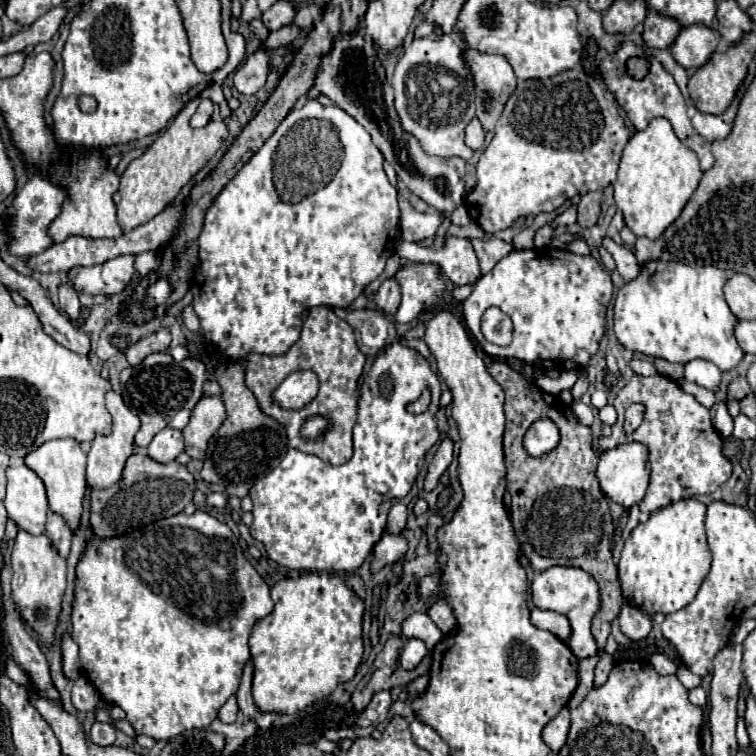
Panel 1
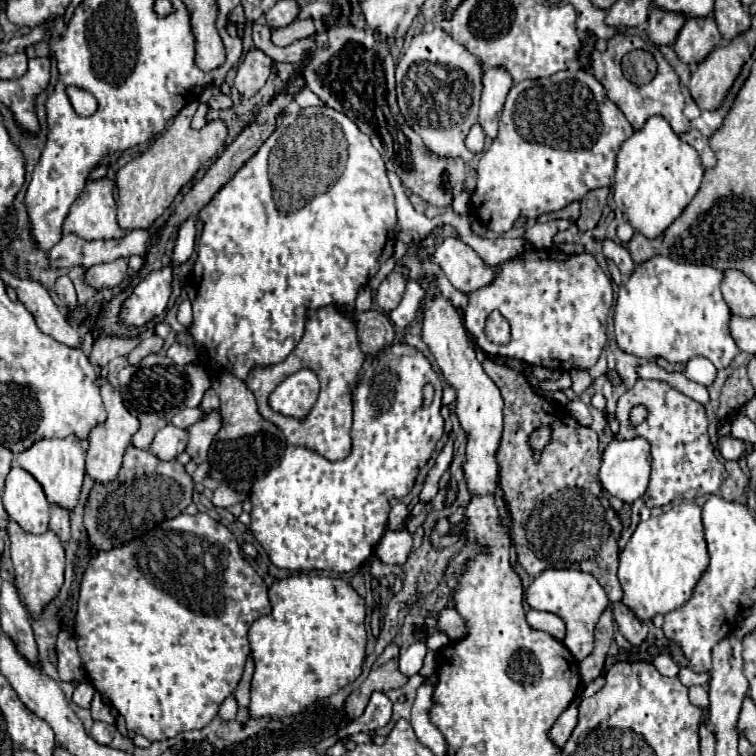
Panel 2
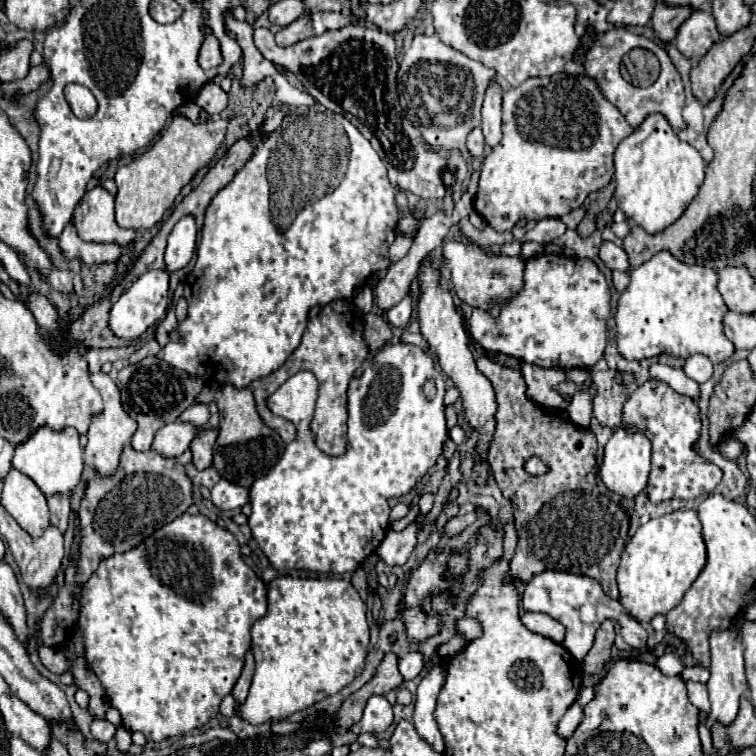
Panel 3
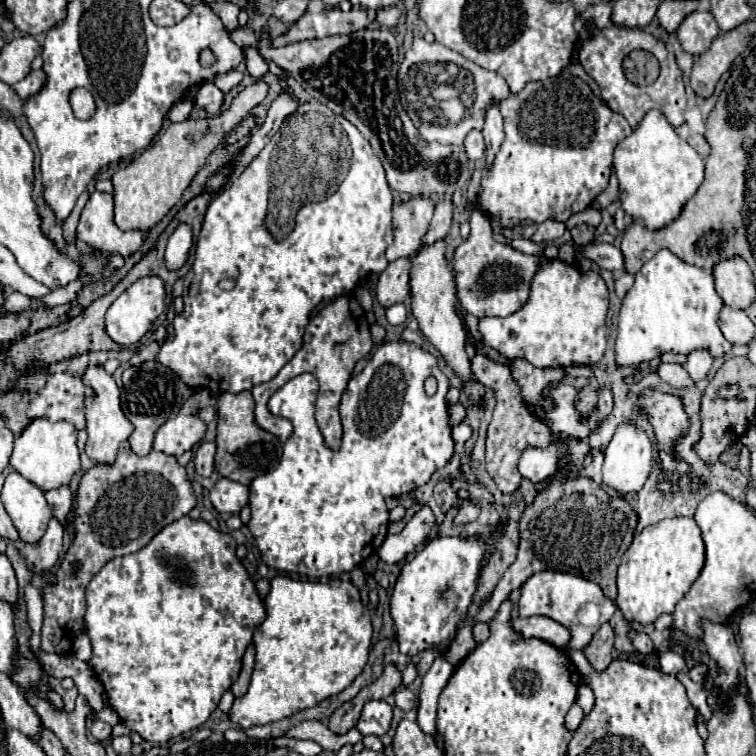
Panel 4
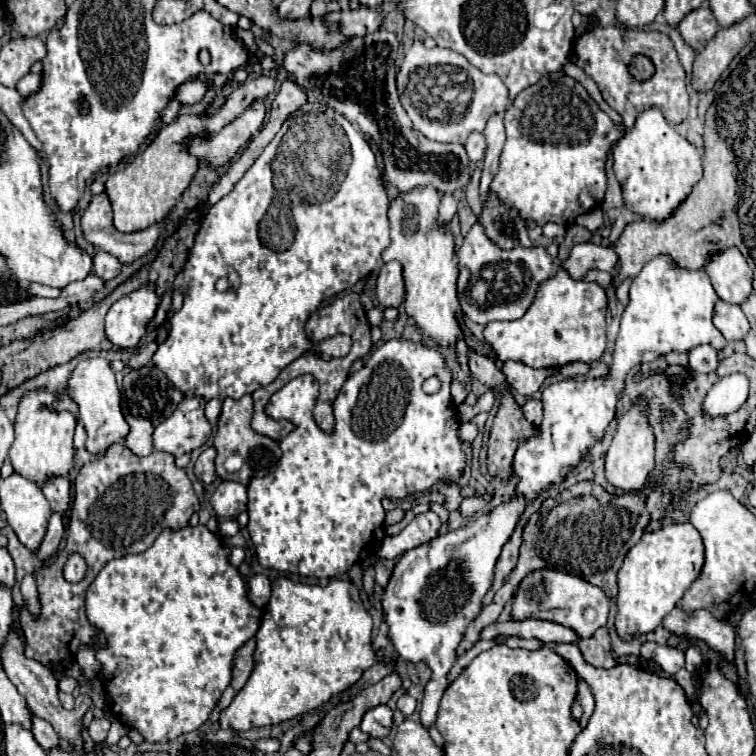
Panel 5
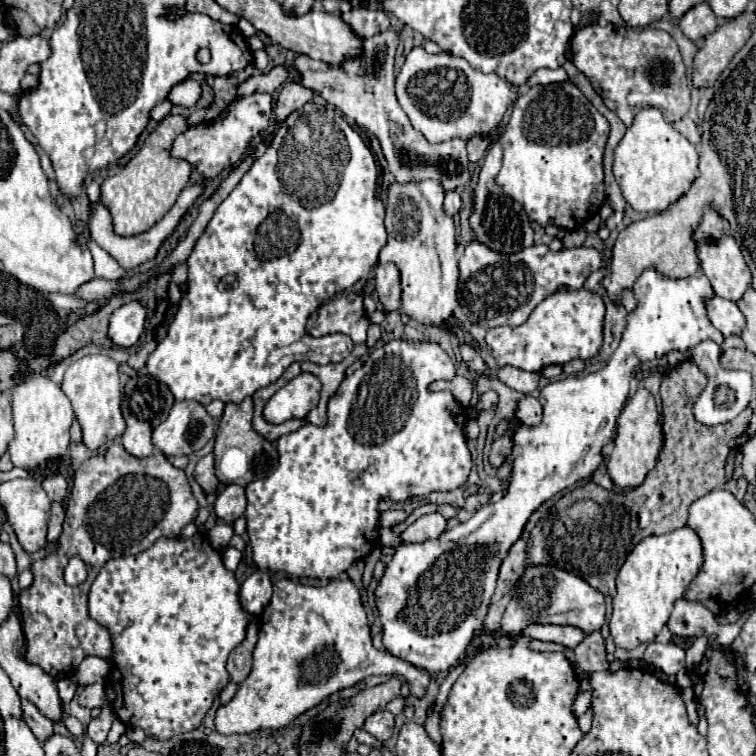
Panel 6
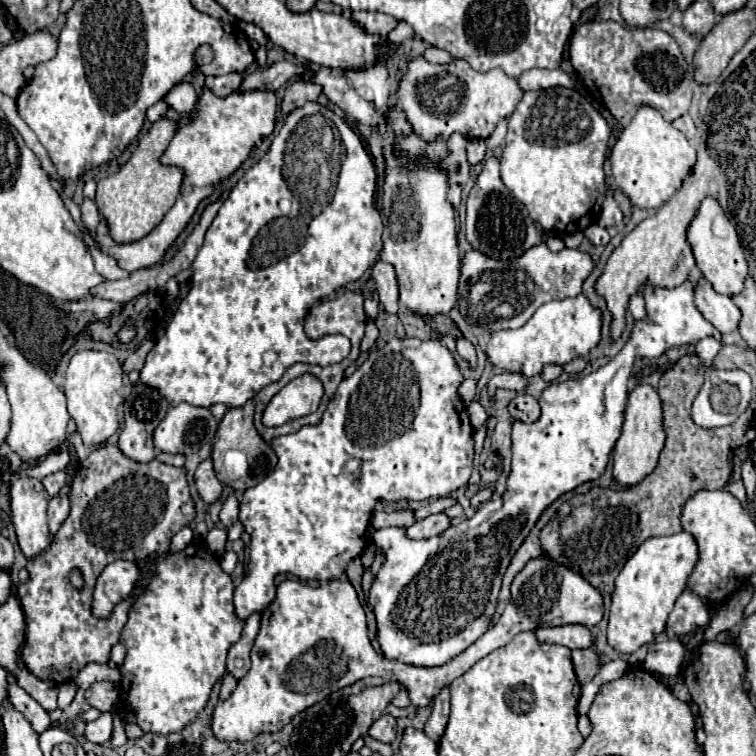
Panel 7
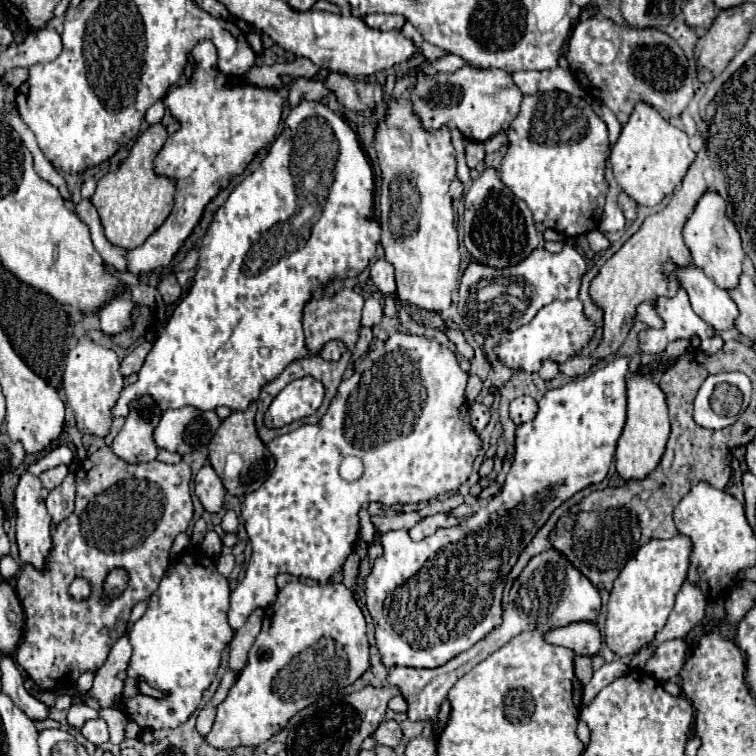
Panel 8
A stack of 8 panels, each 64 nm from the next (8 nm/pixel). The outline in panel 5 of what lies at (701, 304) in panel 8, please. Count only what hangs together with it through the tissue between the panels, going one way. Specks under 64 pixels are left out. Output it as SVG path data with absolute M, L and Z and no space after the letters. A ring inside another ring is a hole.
M724 300L716 302L712 320L714 320L714 326L724 334L726 340L742 340L750 330L750 324L744 312L740 310L740 306L728 304Z

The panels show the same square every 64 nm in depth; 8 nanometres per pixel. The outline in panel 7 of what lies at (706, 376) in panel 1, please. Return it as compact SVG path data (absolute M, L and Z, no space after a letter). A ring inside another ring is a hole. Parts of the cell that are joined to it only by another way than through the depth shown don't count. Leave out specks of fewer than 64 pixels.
M704 338L704 340L700 340L700 342L696 344L696 354L702 358L704 366L710 368L710 364L712 364L712 360L714 360L714 356L718 354L720 348L722 348L722 344L720 344L718 340L714 340L714 338Z

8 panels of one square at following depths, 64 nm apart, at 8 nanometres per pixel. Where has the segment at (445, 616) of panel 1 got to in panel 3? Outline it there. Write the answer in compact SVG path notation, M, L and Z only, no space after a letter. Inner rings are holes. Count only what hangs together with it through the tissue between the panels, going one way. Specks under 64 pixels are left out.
M466 618L466 620L460 620L458 622L458 632L462 632L468 640L472 640L472 638L480 638L482 626L474 618Z

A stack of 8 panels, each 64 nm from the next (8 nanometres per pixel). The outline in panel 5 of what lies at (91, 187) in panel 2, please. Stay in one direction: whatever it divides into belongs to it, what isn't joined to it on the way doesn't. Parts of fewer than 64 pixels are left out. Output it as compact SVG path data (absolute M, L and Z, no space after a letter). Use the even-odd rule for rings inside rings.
M100 194L100 196L94 196L90 206L86 208L84 212L84 218L82 218L82 230L84 230L84 238L88 242L92 242L96 248L102 248L106 250L108 254L116 256L122 264L132 264L136 260L140 260L144 254L148 254L154 246L156 246L156 240L158 236L164 232L166 228L166 220L142 230L142 232L132 232L132 234L122 234L114 228L112 224L112 210L110 210L110 200L106 198L106 194Z

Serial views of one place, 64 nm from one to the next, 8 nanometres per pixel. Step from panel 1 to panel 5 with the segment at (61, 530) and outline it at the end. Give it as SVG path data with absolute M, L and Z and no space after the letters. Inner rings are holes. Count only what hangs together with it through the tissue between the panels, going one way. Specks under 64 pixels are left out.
M66 476L60 478L52 478L42 486L44 496L48 498L52 510L56 512L66 512L70 506L70 480Z

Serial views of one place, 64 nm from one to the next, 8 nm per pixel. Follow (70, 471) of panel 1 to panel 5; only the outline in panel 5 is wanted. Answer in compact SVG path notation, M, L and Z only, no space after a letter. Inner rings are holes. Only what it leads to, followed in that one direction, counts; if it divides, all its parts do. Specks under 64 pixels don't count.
M46 386L28 390L18 402L18 412L14 420L16 440L10 448L10 462L18 474L22 474L28 480L34 480L36 484L46 484L48 478L64 476L72 468L72 436L76 426L76 416L70 410L56 410L52 404L60 400L58 390L50 390Z

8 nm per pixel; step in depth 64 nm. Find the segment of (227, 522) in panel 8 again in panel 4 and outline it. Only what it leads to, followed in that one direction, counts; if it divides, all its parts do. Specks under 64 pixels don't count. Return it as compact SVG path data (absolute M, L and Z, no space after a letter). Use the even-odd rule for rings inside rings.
M220 478L210 490L210 502L218 512L238 514L248 504L248 486Z

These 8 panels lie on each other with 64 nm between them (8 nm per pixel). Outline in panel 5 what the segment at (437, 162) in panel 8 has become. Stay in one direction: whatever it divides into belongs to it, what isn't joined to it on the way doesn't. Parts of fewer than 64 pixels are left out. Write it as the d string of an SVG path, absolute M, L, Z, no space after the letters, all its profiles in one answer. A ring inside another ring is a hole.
M418 186L410 192L400 192L388 208L390 220L390 246L382 252L384 262L398 260L404 268L404 310L410 318L416 320L418 328L432 336L440 346L454 344L460 338L460 326L456 322L458 296L456 296L456 278L458 264L454 254L454 236L450 226L440 226L438 206L440 192L434 186Z

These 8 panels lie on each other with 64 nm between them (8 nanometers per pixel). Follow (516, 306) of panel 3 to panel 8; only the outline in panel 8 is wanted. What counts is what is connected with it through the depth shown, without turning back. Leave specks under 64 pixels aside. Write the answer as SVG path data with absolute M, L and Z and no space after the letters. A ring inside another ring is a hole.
M566 300L566 302L552 302L538 310L534 320L514 332L510 332L512 338L508 342L500 342L494 352L496 356L510 368L520 368L526 372L538 372L542 360L554 360L554 362L566 362L570 356L574 356L580 348L588 346L594 328L582 314L582 302L580 300Z

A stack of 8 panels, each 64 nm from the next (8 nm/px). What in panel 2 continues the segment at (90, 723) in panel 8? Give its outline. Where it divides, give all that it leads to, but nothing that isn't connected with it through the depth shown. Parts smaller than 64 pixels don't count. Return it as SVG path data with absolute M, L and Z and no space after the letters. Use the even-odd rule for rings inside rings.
M94 722L92 730L90 730L90 736L98 744L110 744L112 738L114 738L114 734L116 734L116 726L108 724L108 722Z

